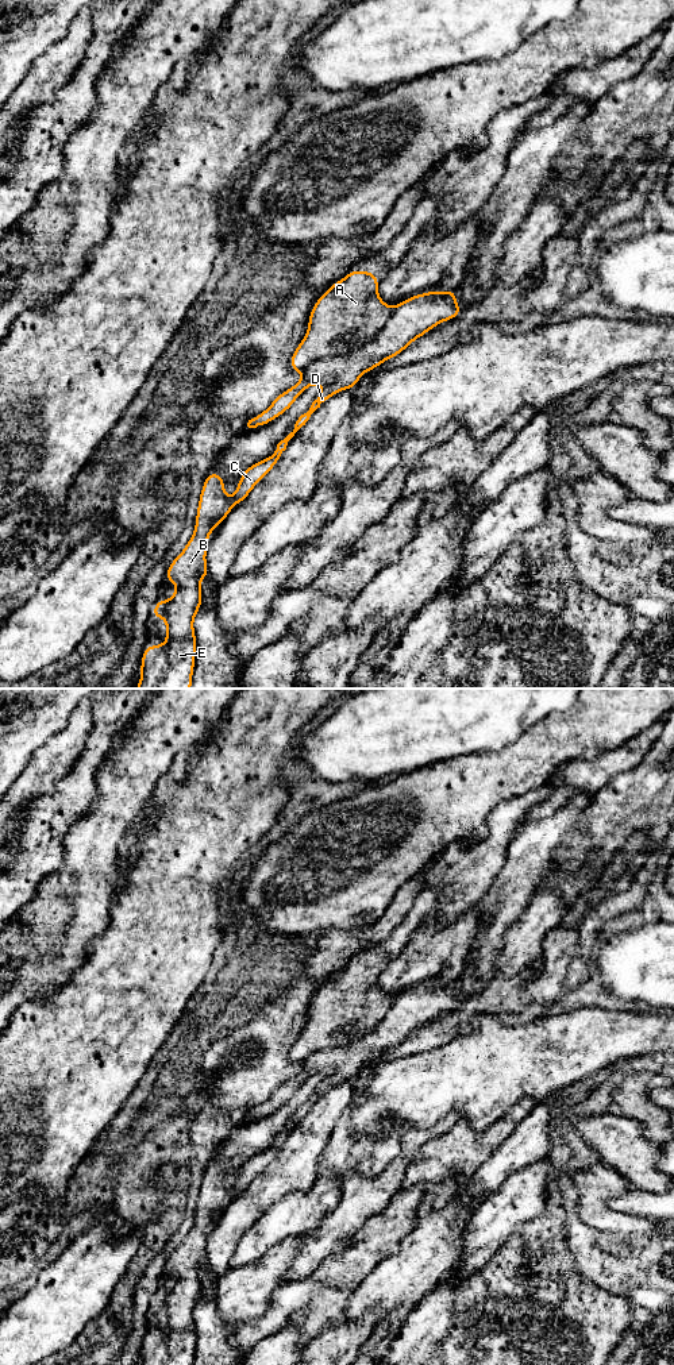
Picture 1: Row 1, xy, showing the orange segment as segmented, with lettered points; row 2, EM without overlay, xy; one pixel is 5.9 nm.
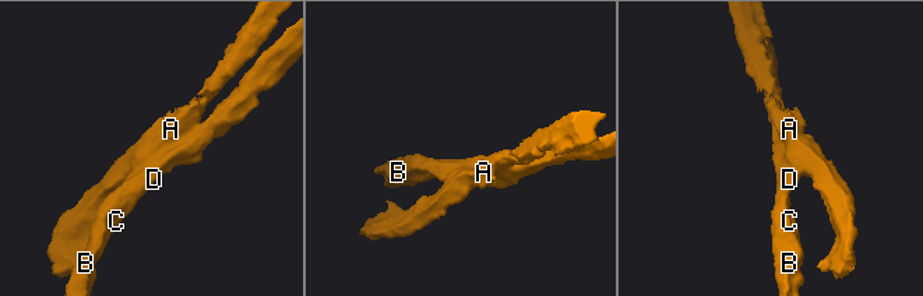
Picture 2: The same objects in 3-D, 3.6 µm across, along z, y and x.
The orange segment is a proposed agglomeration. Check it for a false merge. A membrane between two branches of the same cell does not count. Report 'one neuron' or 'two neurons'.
two neurons

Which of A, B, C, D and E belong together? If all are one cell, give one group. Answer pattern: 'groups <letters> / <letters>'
groups A / B C D E

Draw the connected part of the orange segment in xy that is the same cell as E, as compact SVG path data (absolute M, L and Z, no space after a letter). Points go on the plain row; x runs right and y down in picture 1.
M457 980L444 984L430 982L401 992L394 998L384 1019L369 1033L347 1045L308 1054L303 1061L303 1069L296 1076L282 1083L265 1103L249 1111L249 1119L266 1117L286 1103L311 1076L323 1077L309 1102L296 1113L294 1121L277 1135L274 1145L251 1156L240 1167L232 1188L224 1185L223 1168L213 1162L207 1167L197 1196L195 1225L166 1262L165 1273L176 1273L176 1283L169 1292L159 1291L153 1299L155 1311L161 1308L166 1311L166 1334L145 1339L140 1365L193 1365L196 1347L193 1311L203 1293L200 1272L208 1268L205 1245L211 1223L277 1156L288 1133L321 1095L335 1084L348 1079L354 1080L362 1065L398 1046L439 1014L459 1007L462 999L457 995L455 988Z

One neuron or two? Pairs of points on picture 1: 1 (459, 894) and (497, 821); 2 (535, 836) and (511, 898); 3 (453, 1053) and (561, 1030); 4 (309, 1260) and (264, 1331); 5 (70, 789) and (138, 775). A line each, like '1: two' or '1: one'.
1: one
2: one
3: one
4: two
5: two

